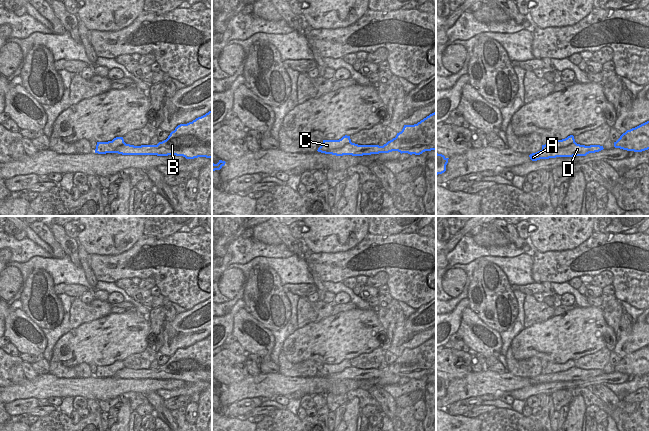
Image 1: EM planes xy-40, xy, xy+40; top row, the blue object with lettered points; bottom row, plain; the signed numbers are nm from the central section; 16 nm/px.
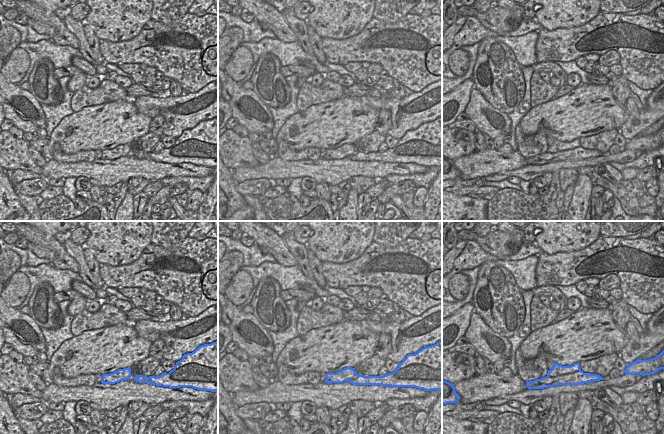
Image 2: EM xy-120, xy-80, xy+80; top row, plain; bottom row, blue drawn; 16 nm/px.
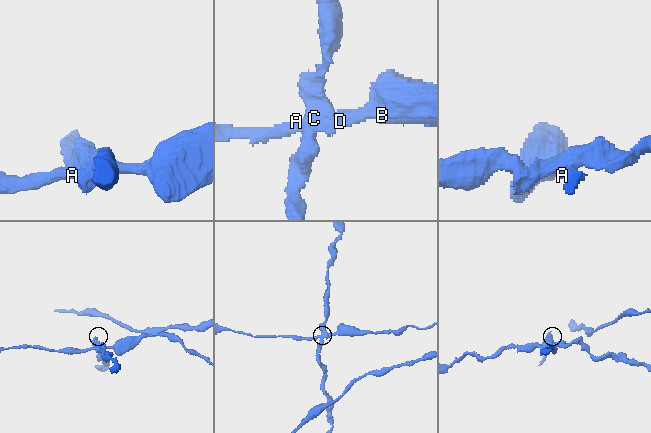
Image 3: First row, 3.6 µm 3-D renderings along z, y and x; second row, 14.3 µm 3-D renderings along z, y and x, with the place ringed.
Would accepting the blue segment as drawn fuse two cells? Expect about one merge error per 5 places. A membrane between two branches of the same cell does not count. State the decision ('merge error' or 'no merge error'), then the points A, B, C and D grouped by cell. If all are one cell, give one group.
merge error; groups A B D / C

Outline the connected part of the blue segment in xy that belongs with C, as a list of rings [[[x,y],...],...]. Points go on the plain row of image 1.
[[[343,360],[339,364],[323,364],[322,369],[318,372],[319,376],[326,377],[333,373],[342,372],[344,369],[351,367],[350,360]]]

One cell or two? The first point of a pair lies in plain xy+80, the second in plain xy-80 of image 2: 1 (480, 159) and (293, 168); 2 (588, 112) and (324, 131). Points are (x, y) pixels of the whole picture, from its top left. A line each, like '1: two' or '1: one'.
1: one
2: one

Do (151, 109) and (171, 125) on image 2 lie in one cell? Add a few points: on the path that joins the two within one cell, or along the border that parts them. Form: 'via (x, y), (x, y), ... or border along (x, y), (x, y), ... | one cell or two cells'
via (157, 109), (162, 111), (169, 119) | one cell

